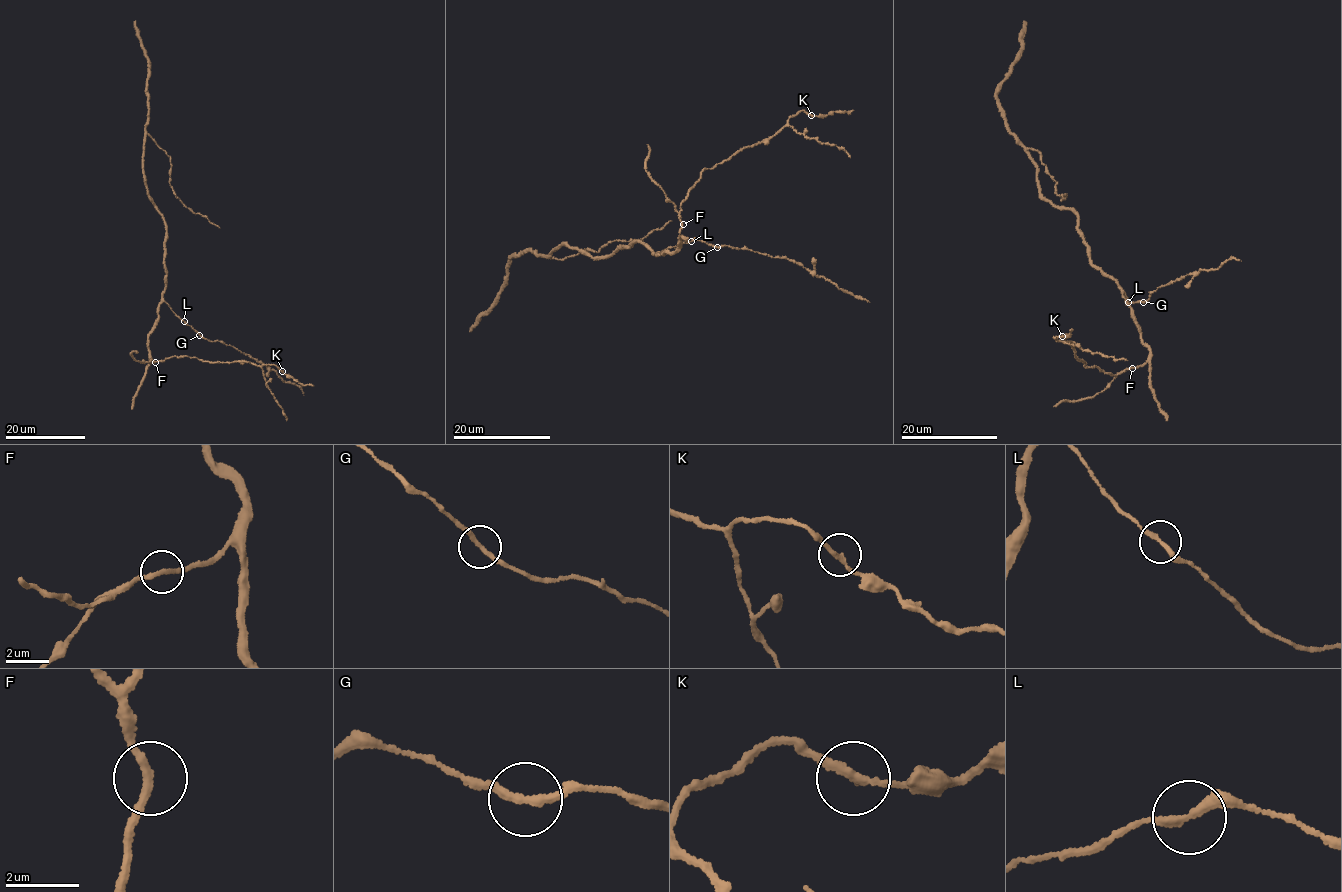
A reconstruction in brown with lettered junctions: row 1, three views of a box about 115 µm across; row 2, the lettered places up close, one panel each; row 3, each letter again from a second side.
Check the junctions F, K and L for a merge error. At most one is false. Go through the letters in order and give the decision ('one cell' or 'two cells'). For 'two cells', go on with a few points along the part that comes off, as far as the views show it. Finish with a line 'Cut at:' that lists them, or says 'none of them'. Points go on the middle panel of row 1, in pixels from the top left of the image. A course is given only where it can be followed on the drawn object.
F: one cell
K: one cell
L: one cell
Cut at: none of them

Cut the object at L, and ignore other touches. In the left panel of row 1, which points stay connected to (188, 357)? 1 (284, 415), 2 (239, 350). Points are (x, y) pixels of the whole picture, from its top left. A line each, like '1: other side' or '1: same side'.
1: same side
2: other side

